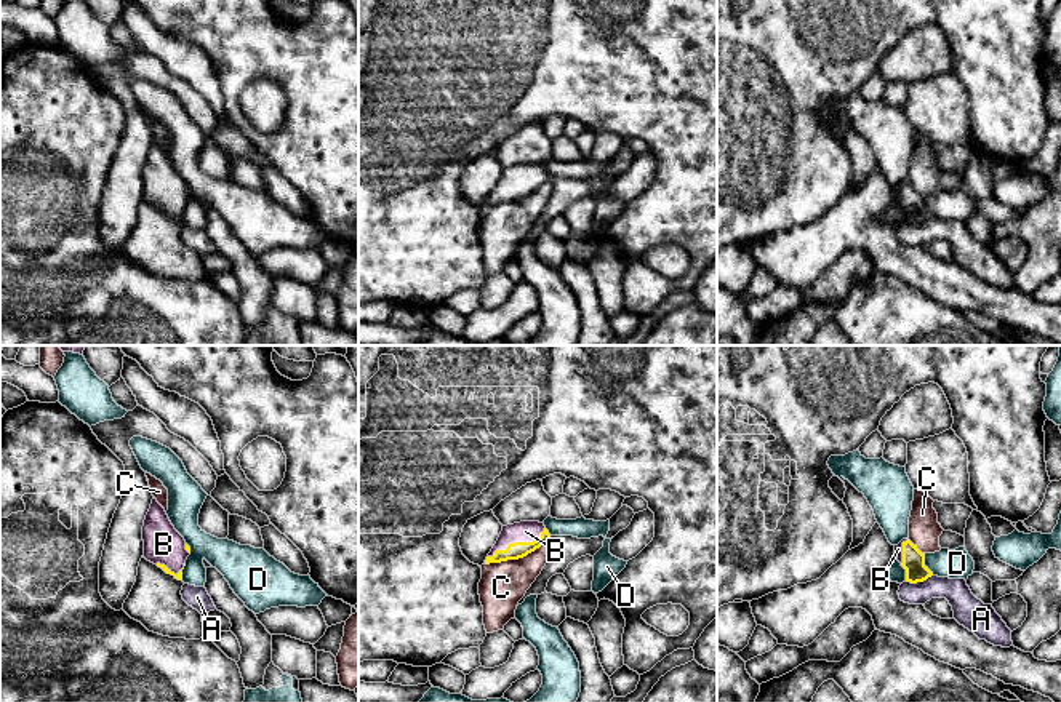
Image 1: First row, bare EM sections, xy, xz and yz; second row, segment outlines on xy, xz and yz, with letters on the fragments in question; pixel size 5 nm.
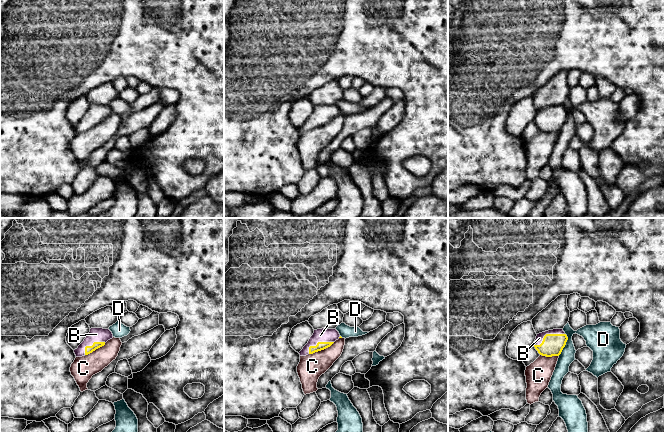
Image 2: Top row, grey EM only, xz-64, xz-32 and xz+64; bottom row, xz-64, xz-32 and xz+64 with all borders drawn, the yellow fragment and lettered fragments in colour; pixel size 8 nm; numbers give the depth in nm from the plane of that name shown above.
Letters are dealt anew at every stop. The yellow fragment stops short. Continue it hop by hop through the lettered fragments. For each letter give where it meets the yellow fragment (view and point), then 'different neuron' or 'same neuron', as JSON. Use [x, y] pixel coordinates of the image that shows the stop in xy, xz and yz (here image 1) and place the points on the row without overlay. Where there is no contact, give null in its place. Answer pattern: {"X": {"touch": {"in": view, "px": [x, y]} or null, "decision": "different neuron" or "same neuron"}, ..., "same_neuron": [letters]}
{"A": {"touch": {"in": "yz", "px": [919, 223]}, "decision": "different neuron"}, "B": {"touch": {"in": "xz", "px": [519, 184]}, "decision": "same neuron"}, "C": {"touch": {"in": "xz", "px": [516, 200]}, "decision": "different neuron"}, "D": {"touch": {"in": "yz", "px": [924, 207]}, "decision": "different neuron"}, "same_neuron": ["B"]}

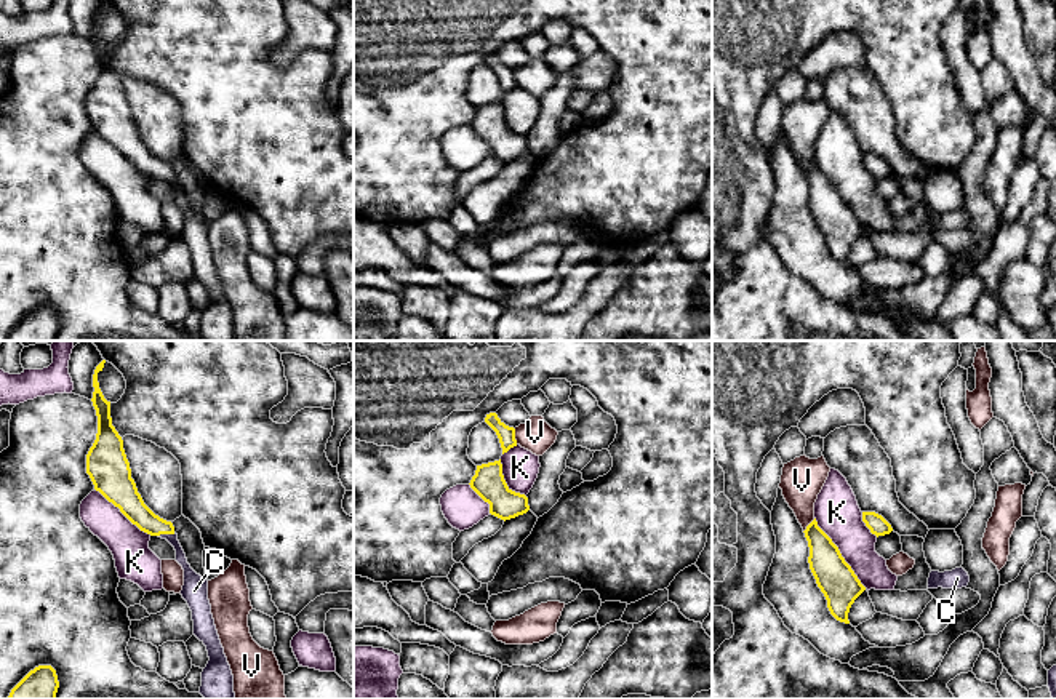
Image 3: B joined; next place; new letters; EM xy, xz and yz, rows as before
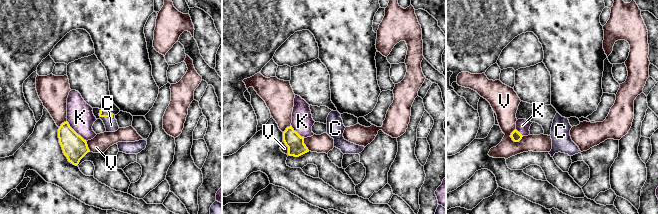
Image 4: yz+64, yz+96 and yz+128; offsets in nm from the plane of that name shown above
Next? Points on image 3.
{"C": {"touch": {"in": "xy", "px": [167, 175]}, "decision": "same neuron"}, "K": {"touch": {"in": "yz", "px": [839, 194]}, "decision": "different neuron"}, "V": {"touch": {"in": "xz", "px": [514, 79]}, "decision": "different neuron"}, "same_neuron": ["C"]}

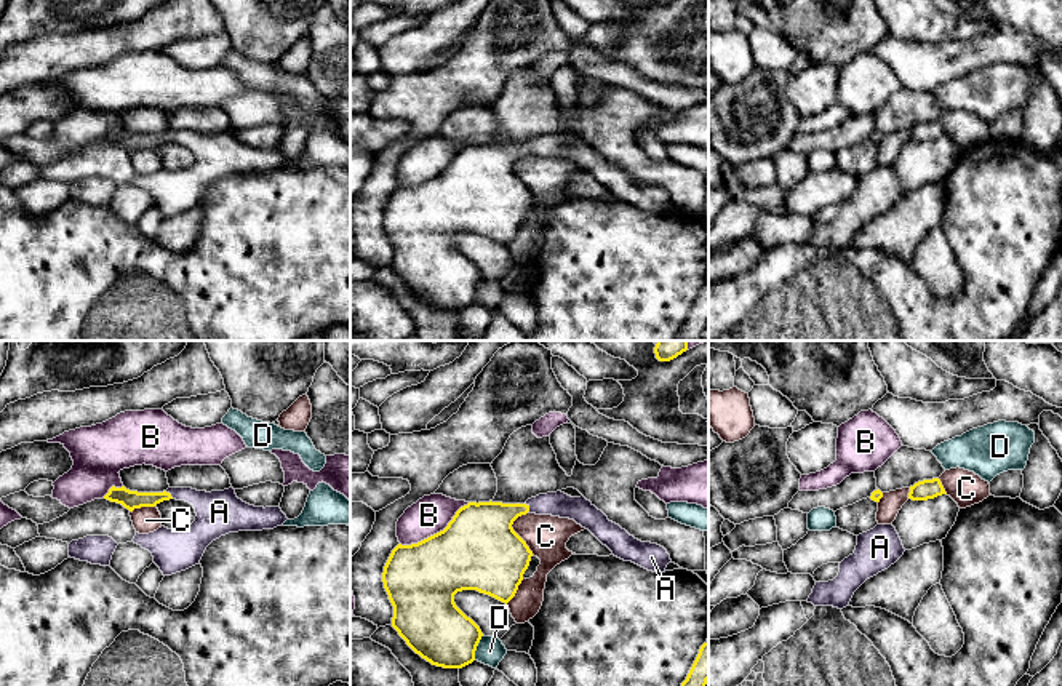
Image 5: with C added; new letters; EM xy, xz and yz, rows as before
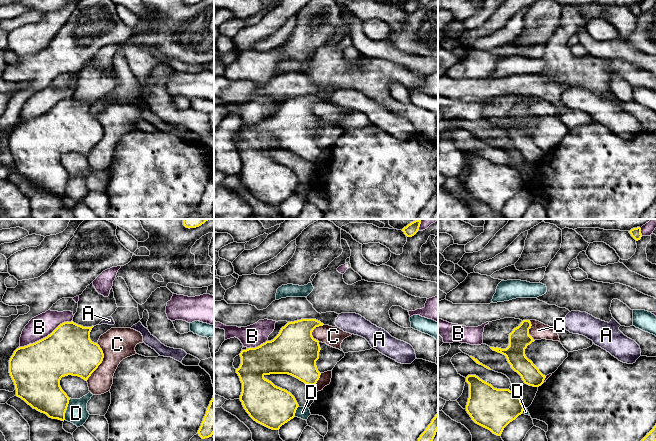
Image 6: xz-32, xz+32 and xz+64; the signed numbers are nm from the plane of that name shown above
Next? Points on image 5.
{"A": {"touch": {"in": "xz", "px": [528, 149]}, "decision": "same neuron"}, "B": {"touch": {"in": "xz", "px": [437, 175]}, "decision": "different neuron"}, "C": {"touch": {"in": "xz", "px": [514, 173]}, "decision": "different neuron"}, "D": {"touch": {"in": "xz", "px": [475, 290]}, "decision": "different neuron"}, "same_neuron": ["A"]}

